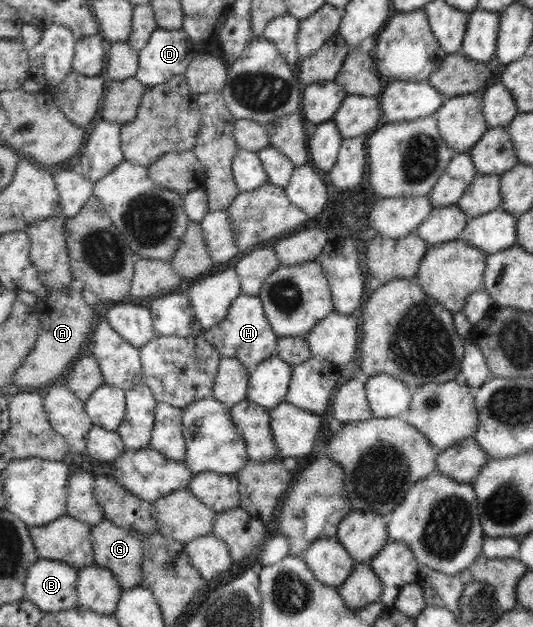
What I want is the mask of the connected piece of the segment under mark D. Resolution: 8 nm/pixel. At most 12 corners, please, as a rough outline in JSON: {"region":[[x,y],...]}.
{"region":[[157,27],[135,78],[152,87],[185,74],[195,57],[184,28]]}

